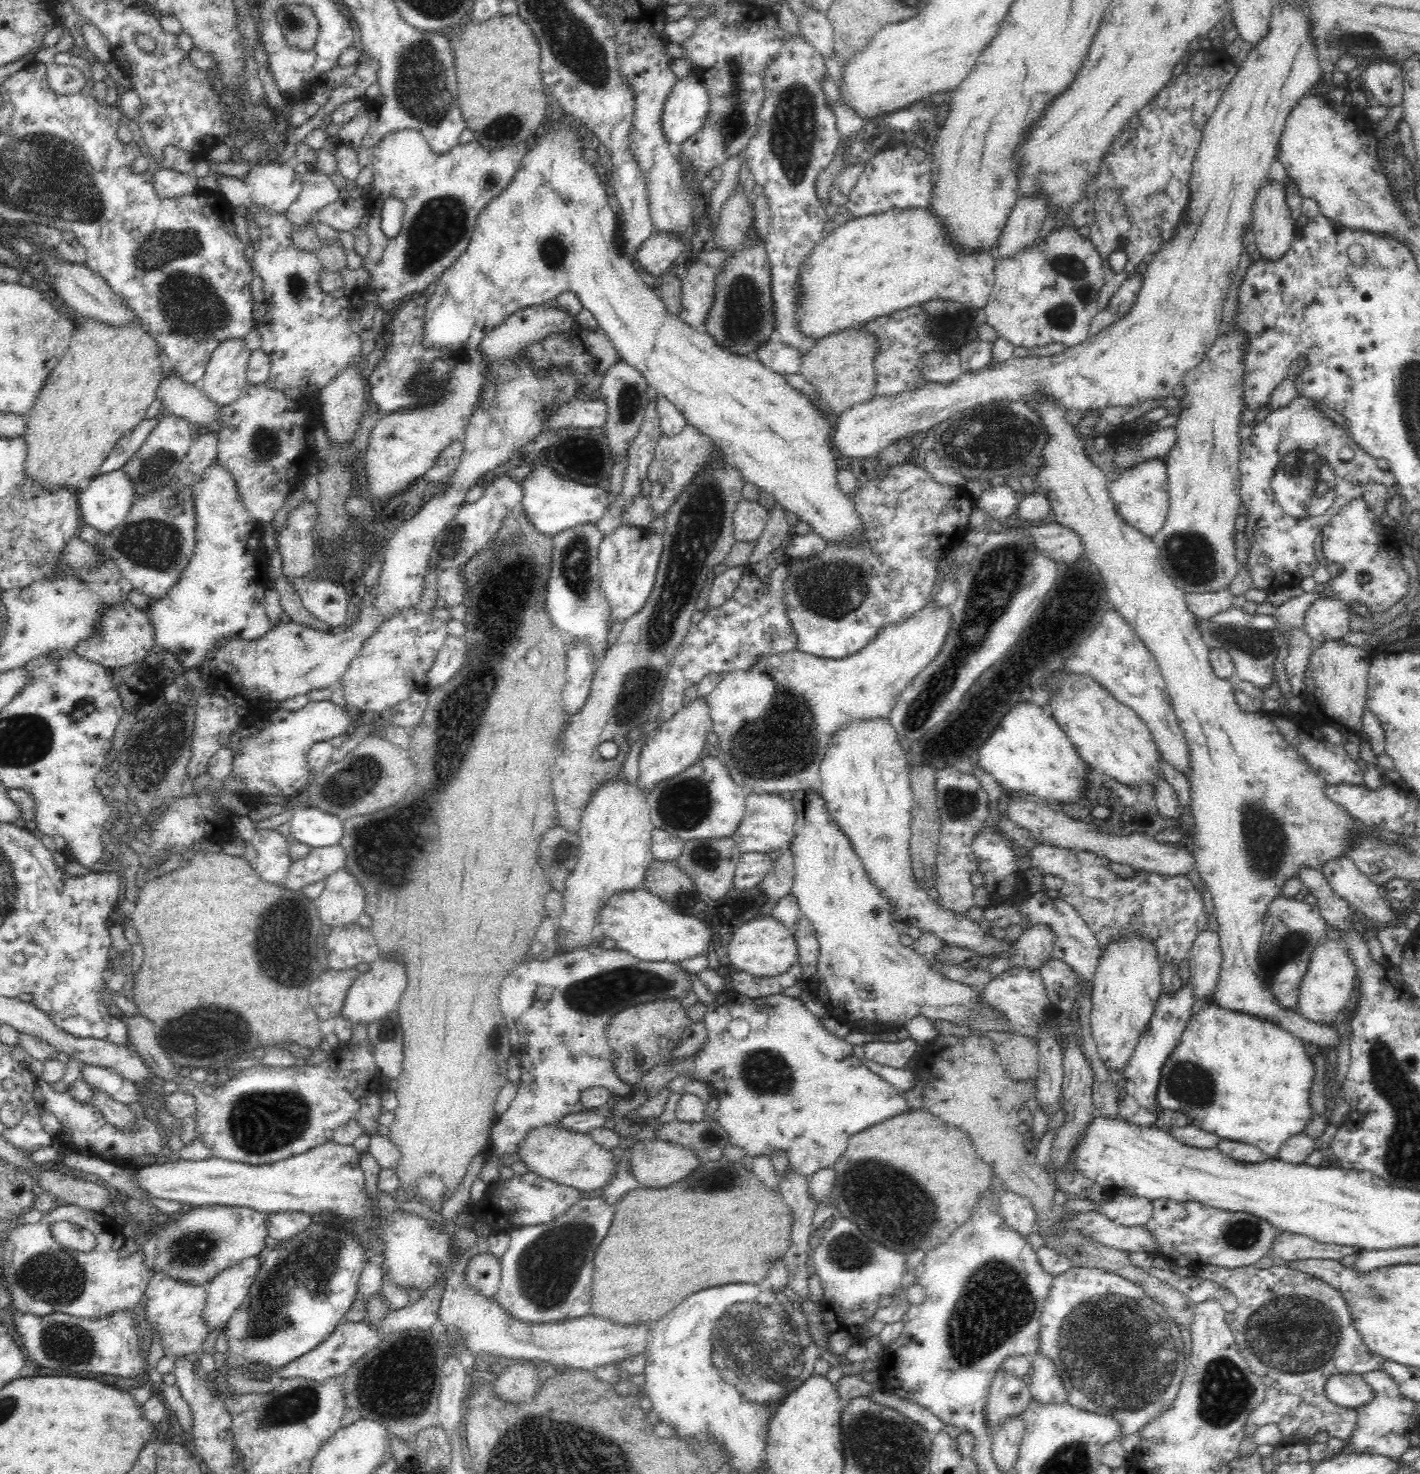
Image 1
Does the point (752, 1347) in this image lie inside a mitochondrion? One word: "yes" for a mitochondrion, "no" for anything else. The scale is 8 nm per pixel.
yes

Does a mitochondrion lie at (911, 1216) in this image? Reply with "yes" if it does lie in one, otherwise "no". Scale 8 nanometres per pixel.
yes

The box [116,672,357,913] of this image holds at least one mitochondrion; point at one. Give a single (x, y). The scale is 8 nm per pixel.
(149, 757)

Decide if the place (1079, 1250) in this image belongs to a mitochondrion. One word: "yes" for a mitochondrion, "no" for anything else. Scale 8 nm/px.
yes

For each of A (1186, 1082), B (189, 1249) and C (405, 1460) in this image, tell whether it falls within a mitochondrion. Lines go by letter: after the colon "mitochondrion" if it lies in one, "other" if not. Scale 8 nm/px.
A: mitochondrion
B: mitochondrion
C: other

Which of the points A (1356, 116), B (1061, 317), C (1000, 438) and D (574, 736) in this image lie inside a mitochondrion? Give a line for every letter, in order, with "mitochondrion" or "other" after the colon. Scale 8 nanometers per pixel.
A: other
B: mitochondrion
C: mitochondrion
D: other

